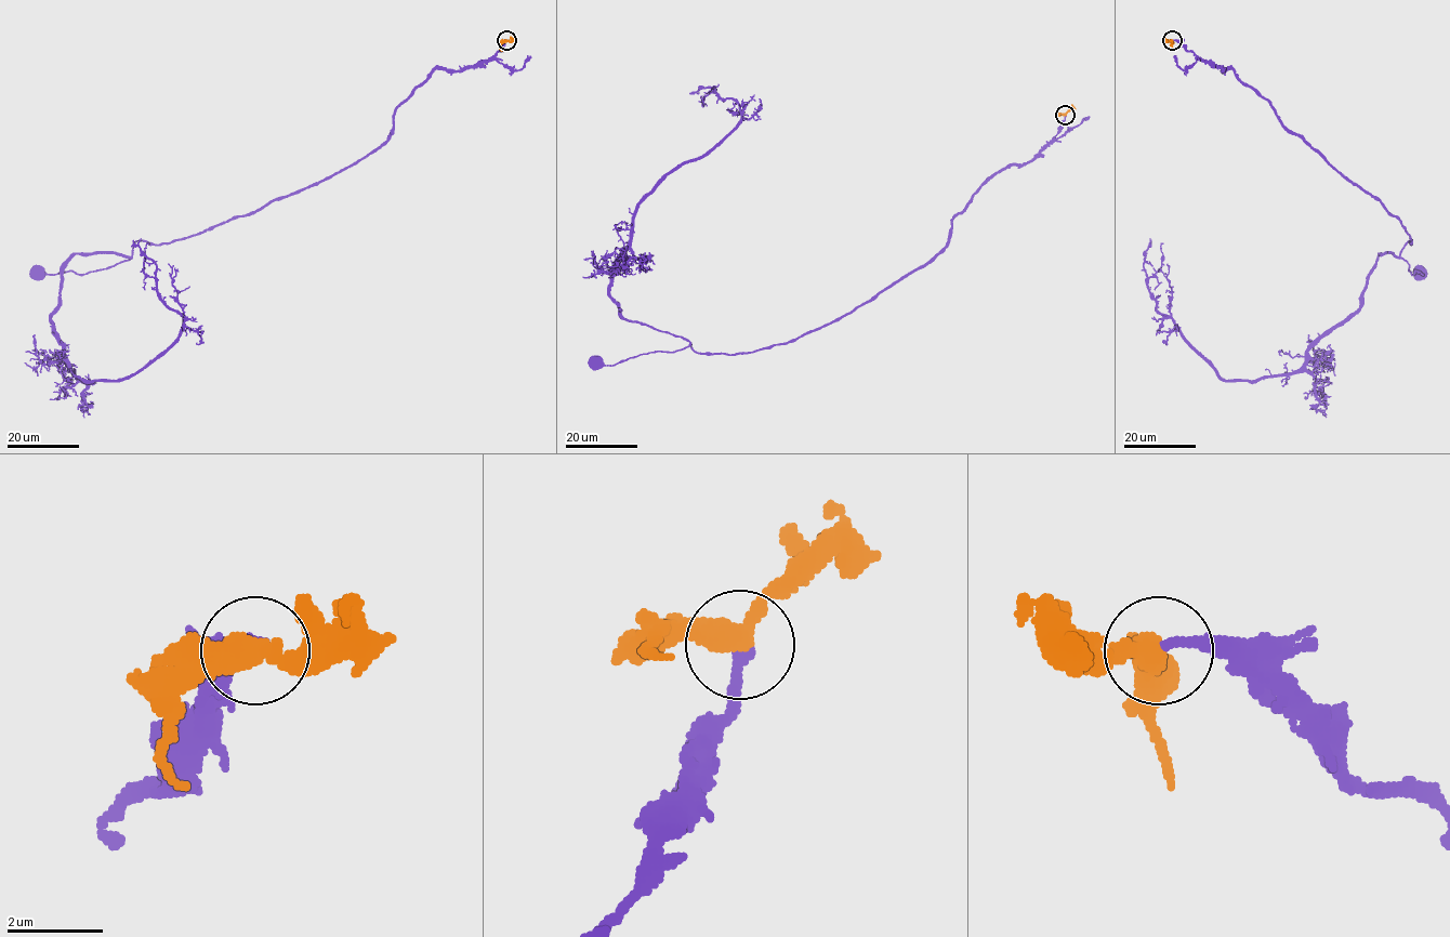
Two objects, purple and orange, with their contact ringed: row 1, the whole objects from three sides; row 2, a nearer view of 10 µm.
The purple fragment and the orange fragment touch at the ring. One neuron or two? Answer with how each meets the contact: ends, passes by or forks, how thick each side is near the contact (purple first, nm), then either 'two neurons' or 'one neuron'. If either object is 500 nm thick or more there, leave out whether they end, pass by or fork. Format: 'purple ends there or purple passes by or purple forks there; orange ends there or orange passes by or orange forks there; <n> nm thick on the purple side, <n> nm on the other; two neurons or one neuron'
purple ends there; orange passes by; 240 nm thick on the purple side, 420 nm on the other; one neuron

